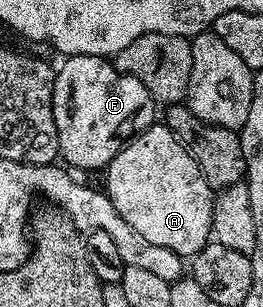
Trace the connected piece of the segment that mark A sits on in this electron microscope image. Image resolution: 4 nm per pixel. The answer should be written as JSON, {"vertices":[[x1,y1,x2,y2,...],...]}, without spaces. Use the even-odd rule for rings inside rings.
{"vertices":[[153,122,128,140,109,161,108,200,118,209,122,221,142,233,146,241,174,249,181,257,191,257,212,239,213,188,202,177,194,157,163,122]]}

